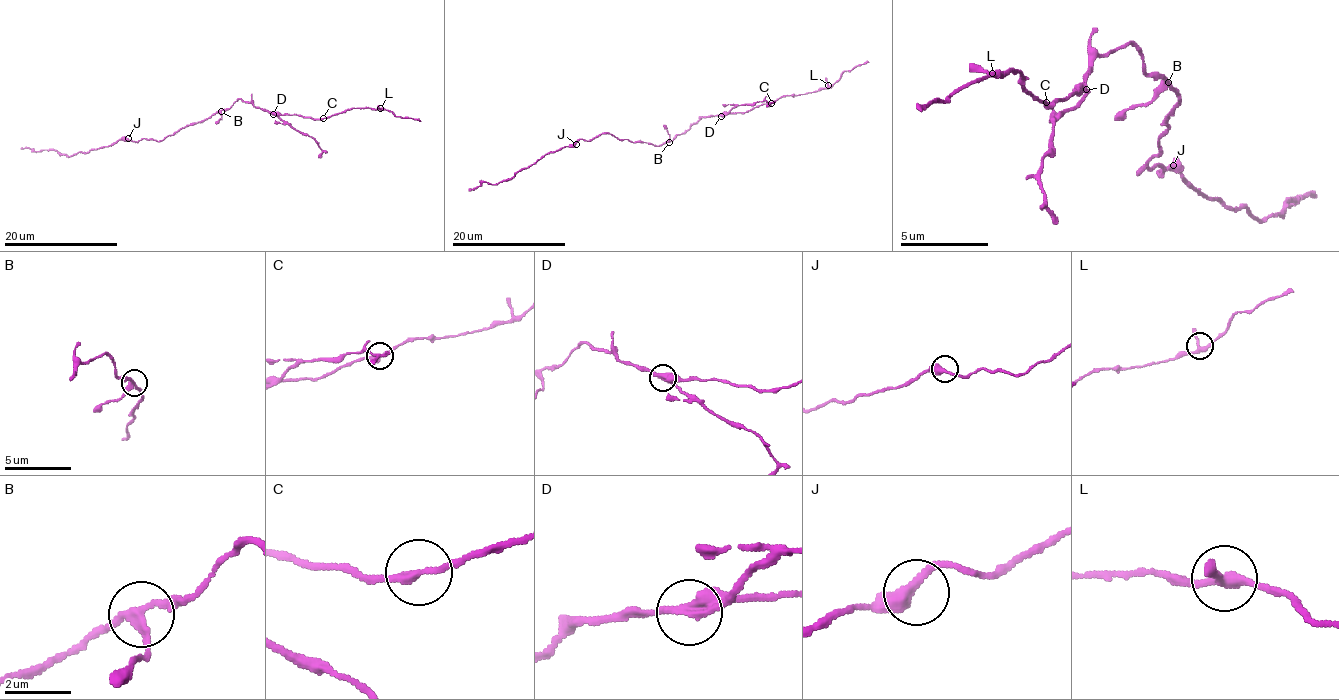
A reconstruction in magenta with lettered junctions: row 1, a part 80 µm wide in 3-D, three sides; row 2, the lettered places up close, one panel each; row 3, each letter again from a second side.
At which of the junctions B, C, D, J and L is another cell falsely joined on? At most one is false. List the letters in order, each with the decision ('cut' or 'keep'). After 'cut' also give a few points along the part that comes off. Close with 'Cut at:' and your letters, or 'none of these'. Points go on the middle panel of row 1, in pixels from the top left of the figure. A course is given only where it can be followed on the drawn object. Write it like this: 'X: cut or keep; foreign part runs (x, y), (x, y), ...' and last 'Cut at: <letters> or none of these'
B: keep
C: keep
D: cut; foreign part runs (721, 115), (738, 105), (760, 101), (770, 102), (765, 107)
J: keep
L: keep
Cut at: D

